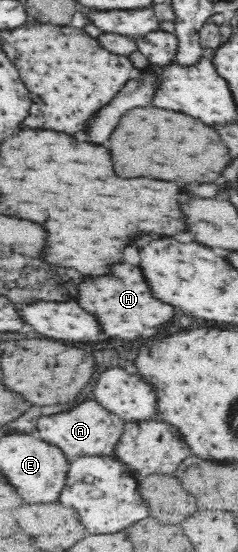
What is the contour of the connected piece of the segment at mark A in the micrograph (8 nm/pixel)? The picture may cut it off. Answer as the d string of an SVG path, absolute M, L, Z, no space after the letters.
M81 402L69 412L59 412L53 416L41 416L39 418L39 436L41 440L57 446L67 458L77 456L111 456L119 436L123 432L123 420L117 414L109 414L103 406L97 402Z

